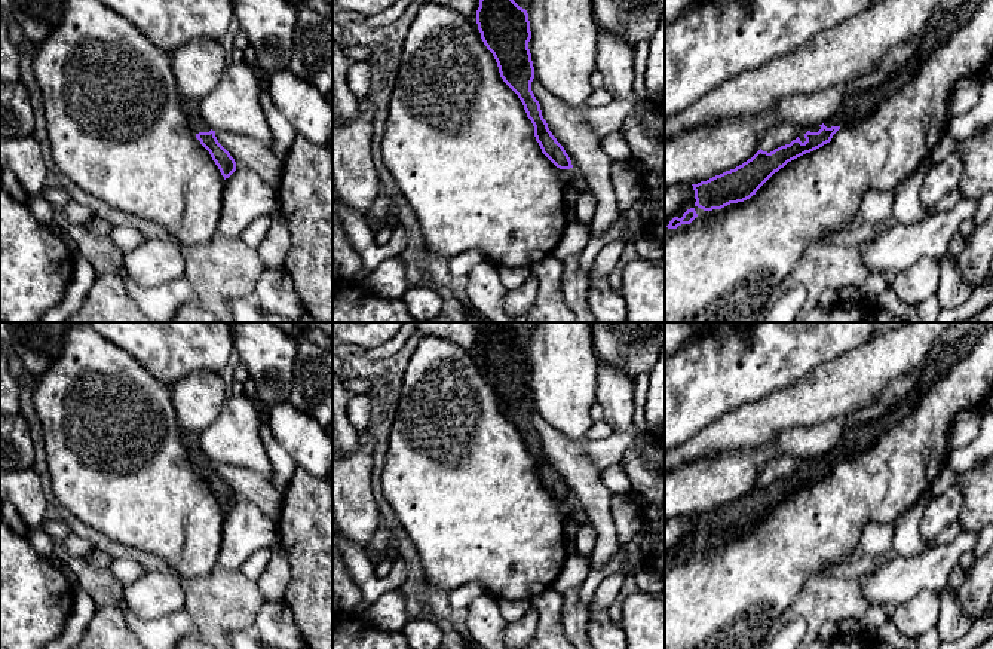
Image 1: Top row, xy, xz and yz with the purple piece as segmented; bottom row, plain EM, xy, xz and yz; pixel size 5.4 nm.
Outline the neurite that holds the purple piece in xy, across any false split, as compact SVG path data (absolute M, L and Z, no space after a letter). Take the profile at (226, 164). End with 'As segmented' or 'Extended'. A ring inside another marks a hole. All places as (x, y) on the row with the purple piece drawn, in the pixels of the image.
M183 98L181 104L193 134L209 151L224 180L229 178L236 171L236 162L230 153L218 143L215 131L212 131L202 119L199 113L199 101Z. Extended

